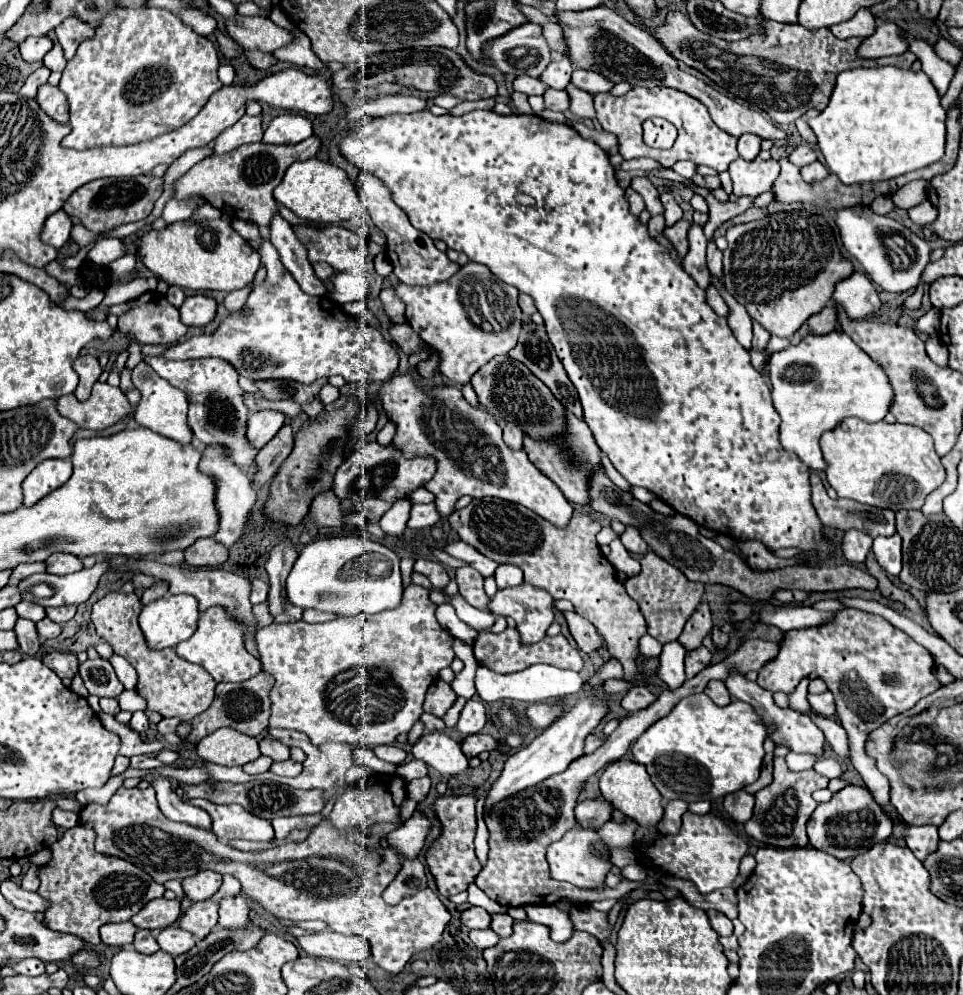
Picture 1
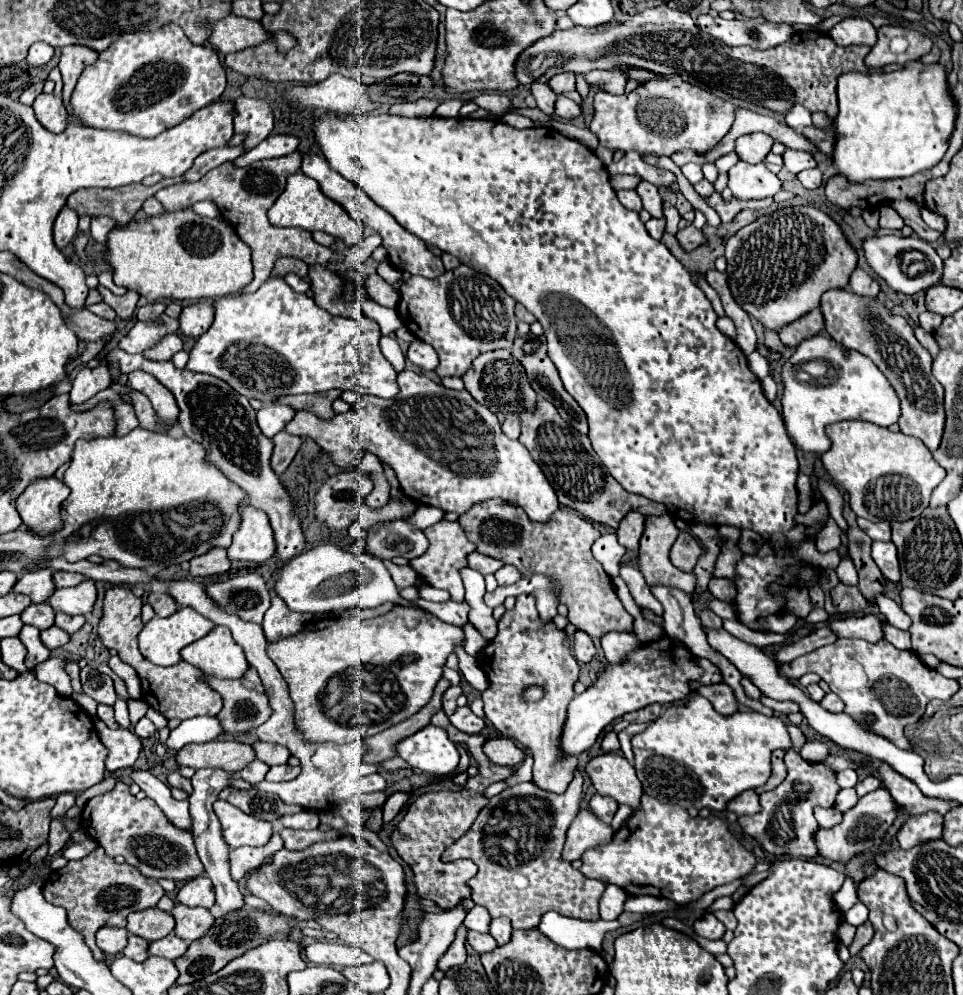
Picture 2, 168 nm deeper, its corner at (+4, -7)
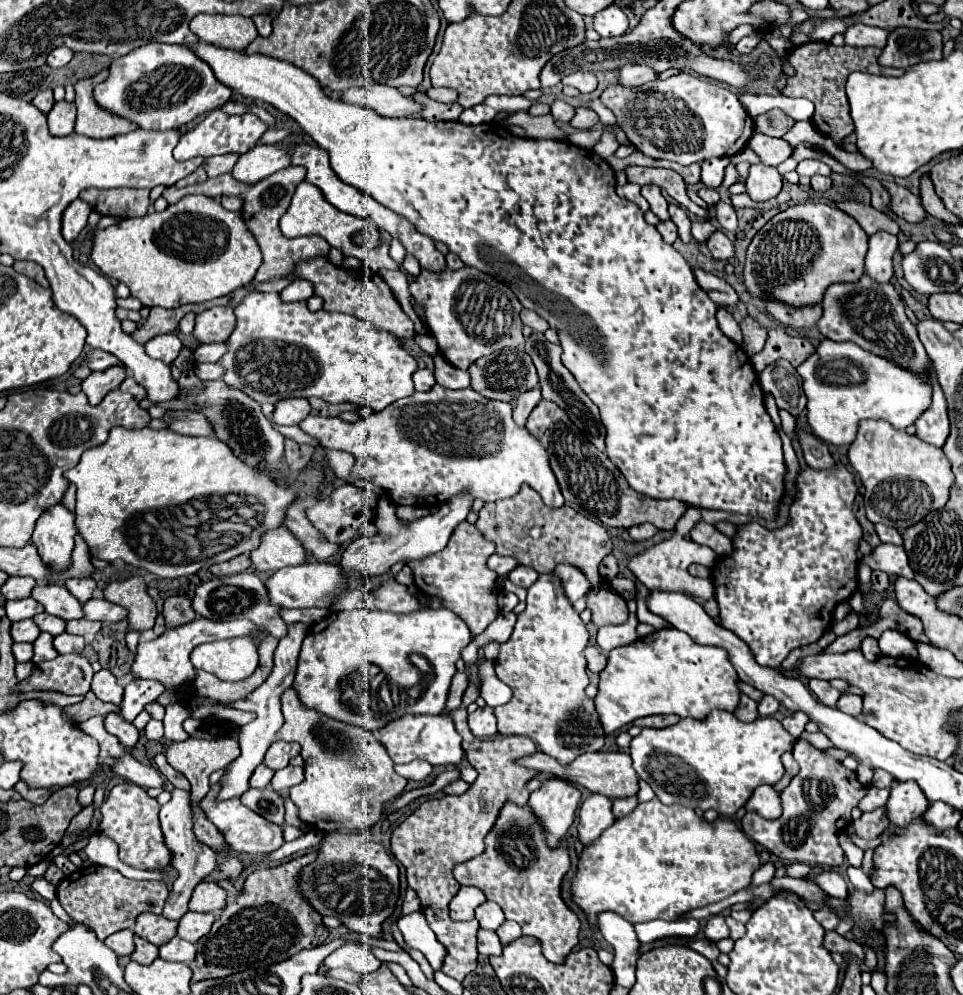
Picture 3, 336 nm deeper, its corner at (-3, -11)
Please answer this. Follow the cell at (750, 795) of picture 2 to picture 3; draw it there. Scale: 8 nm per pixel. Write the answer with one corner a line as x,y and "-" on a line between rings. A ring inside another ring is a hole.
759,786
751,794
749,802
745,804
747,810
761,814
763,818
779,818
783,808
781,808
781,798
779,792
773,786

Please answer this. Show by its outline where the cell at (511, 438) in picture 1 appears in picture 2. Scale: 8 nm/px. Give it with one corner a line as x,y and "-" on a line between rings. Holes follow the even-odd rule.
508,414
504,424
502,424
502,432
510,438
510,440
518,440
520,436
520,418
516,414

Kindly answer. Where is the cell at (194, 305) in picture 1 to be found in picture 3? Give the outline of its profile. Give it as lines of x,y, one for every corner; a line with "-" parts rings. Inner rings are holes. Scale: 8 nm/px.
217,306
211,310
205,310
203,314
197,316
195,322
195,330
193,336
201,342
201,344
209,344
209,342
225,342
233,328
235,328
235,312
229,306

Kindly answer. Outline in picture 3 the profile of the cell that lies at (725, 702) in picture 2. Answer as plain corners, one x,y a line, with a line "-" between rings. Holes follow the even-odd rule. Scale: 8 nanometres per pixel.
743,694
743,696
741,696
741,704
739,704
735,716
737,716
741,722
753,722
753,720
757,720
757,718
759,718
759,714
757,714
757,702

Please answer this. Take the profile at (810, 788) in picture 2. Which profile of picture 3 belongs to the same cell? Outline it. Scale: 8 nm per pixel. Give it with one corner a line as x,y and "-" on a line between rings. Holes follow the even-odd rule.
797,740
793,756
801,766
801,772
781,792
783,814
777,820
767,820
755,812
747,812
741,820
745,834
765,846
769,852
789,862
803,862
811,866
841,866
845,854
839,846
837,834
849,826
851,810
867,794
869,786
857,780
857,774
845,768
839,760
827,756
823,750
813,748
807,740

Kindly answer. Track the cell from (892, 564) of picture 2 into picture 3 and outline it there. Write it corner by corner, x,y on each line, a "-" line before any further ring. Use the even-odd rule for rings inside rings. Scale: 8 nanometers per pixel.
879,544
871,556
865,556
863,562
867,562
873,570
883,570
893,576
905,576
913,578
913,570
909,566
907,554
903,546
891,546
891,544

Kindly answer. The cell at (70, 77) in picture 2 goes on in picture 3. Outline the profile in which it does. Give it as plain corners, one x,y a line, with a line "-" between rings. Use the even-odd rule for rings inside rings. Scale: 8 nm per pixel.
99,72
99,76
93,76
91,80
79,80
75,84
75,106
77,106
77,124
75,132
89,136
89,138
113,138
117,134
127,134
131,130
137,130
137,124
121,118
105,108
101,108
95,98
93,90
95,84
101,84
107,80
107,72

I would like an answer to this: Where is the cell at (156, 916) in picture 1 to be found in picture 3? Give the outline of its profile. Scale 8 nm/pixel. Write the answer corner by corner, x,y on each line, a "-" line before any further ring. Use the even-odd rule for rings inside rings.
139,914
135,922
135,934
155,946
161,946
177,934
177,922
157,914

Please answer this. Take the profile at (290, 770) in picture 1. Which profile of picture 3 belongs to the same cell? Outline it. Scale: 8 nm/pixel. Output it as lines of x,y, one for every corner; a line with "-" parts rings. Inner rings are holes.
285,766
283,770
277,770
273,780
271,780
271,788
277,792
287,792
291,786
303,782
303,768
297,766

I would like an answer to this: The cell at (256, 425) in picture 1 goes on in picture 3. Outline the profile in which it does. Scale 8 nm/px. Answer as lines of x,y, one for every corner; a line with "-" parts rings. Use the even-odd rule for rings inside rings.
287,398
277,402
271,420
275,424
293,426
293,424
299,424
303,418
307,418
309,412
311,412
311,404
307,398

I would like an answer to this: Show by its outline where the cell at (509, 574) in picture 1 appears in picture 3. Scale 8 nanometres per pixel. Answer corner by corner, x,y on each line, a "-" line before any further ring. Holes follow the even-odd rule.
517,566
515,570
511,570
509,578
511,578
515,584
519,584
519,586
529,588
529,586
539,578
539,574
537,574
533,568
529,568
529,566

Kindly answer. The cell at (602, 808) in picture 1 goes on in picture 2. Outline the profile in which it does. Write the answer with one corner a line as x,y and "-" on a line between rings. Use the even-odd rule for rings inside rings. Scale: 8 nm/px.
594,794
592,800
590,800
590,804
588,804
588,808
590,808
590,812
592,812
598,820
602,820
604,824
610,824
612,818
614,818
614,814
616,814
616,810
618,810
618,804
616,804
616,800
612,800
612,798

